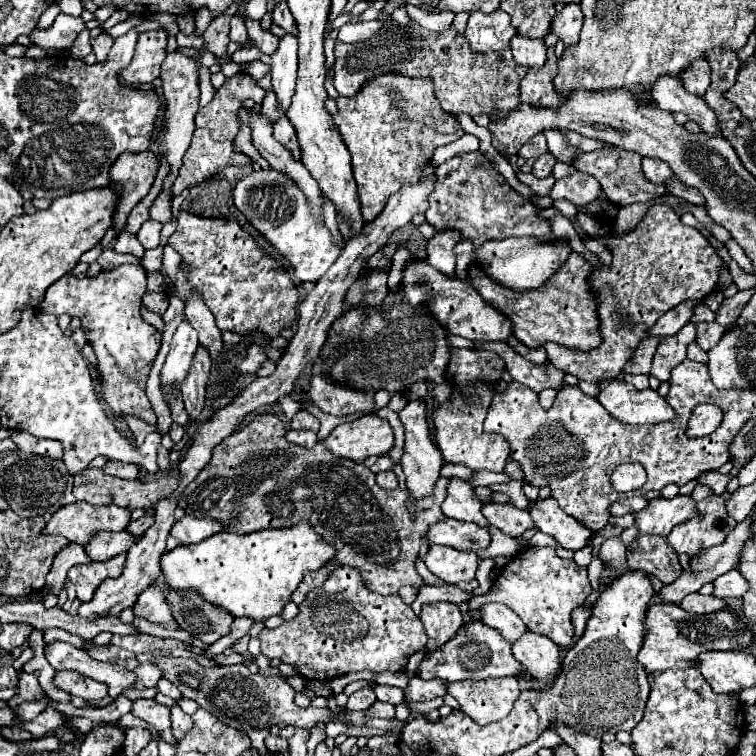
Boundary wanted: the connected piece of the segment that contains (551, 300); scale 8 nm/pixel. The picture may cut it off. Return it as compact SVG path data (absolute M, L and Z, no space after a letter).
M571 253L567 263L551 277L551 281L537 291L515 293L495 283L489 275L483 275L483 271L477 267L469 269L469 279L487 303L491 303L495 309L499 309L513 321L513 335L527 347L537 349L553 341L569 349L591 351L601 345L601 331L597 323L597 299L593 299L593 291L589 291L591 271L593 267L579 253Z

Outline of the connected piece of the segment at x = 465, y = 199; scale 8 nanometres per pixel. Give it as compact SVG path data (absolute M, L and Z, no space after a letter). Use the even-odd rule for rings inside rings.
M481 151L461 153L435 169L437 181L429 195L427 221L435 229L457 229L463 239L471 239L475 247L485 241L501 241L507 237L553 237L551 223L537 215L537 207L511 189L505 177L489 163Z

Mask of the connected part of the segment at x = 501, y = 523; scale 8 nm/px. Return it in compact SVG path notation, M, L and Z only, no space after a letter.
M489 503L483 505L483 515L487 521L503 531L509 537L519 537L527 529L533 529L533 519L527 509L517 509L513 505L501 505L501 503Z

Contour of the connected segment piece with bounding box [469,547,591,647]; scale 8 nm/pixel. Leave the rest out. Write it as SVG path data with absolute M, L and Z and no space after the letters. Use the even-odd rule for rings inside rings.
M529 547L527 551L517 553L513 561L501 569L489 593L469 601L469 609L481 609L483 603L499 601L513 609L529 631L549 637L557 647L569 647L573 643L573 623L569 623L569 613L583 605L589 595L591 583L587 579L587 567L575 565L573 559L557 557L555 549L551 547Z

